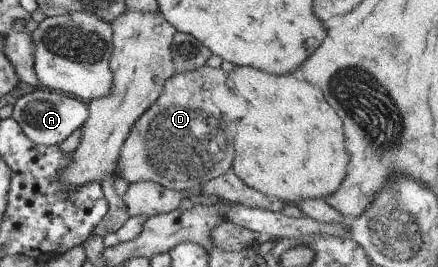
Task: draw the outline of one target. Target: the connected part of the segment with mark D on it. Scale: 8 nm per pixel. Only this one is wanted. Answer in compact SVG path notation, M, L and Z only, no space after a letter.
M200 66L195 70L175 73L162 85L161 94L143 114L133 123L129 134L125 137L116 166L120 166L119 176L129 183L152 180L162 187L180 192L197 188L202 182L222 175L230 169L233 158L232 128L225 125L219 115L215 102L209 99L211 90L226 79L226 73L219 67Z

